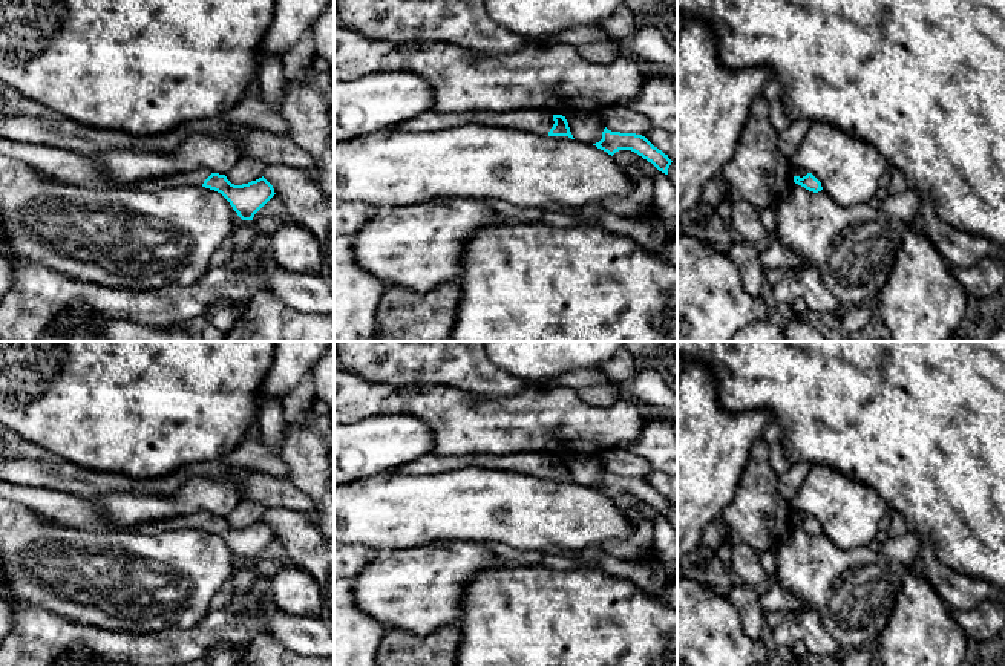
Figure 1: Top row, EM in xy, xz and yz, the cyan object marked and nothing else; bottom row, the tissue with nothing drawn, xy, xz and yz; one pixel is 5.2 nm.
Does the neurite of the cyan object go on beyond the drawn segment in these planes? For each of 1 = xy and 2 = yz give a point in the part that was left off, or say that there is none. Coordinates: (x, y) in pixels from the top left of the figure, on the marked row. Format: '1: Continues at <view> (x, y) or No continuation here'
1: Continues at xy (63, 164)
2: Continues at yz (795, 172)

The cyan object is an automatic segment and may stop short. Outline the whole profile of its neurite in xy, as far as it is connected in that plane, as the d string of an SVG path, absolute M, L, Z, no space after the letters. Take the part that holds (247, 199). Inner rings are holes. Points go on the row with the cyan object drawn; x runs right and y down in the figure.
M0 138L0 153L37 168L44 176L87 188L155 191L169 187L202 185L221 193L242 220L253 220L254 214L276 194L264 176L248 184L234 185L225 175L196 168L136 184L116 184L95 159L66 149Z

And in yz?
M792 165L794 182L804 187L809 191L818 193L823 190L821 182L809 171L804 171Z

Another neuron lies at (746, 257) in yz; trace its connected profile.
M735 237L728 254L740 273L743 289L760 297L766 279L758 246Z

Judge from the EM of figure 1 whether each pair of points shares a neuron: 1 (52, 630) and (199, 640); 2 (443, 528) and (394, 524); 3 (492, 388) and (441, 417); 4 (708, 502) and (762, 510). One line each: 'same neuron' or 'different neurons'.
1: same neuron
2: same neuron
3: different neurons
4: different neurons

